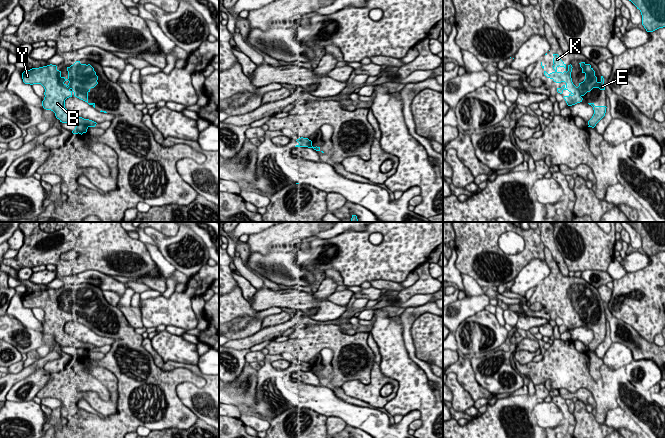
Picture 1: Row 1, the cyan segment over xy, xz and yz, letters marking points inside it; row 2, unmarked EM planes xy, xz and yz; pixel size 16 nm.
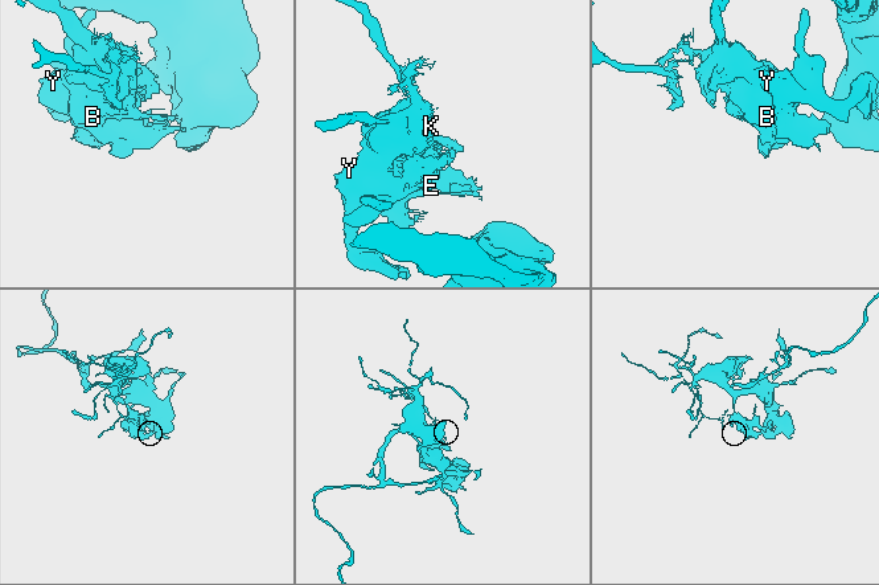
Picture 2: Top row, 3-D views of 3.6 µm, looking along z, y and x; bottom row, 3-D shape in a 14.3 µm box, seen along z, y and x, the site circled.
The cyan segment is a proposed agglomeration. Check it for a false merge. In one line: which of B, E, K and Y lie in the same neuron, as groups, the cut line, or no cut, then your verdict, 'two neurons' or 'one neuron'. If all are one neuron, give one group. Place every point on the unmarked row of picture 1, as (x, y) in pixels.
B E K Y; no cut; one neuron

